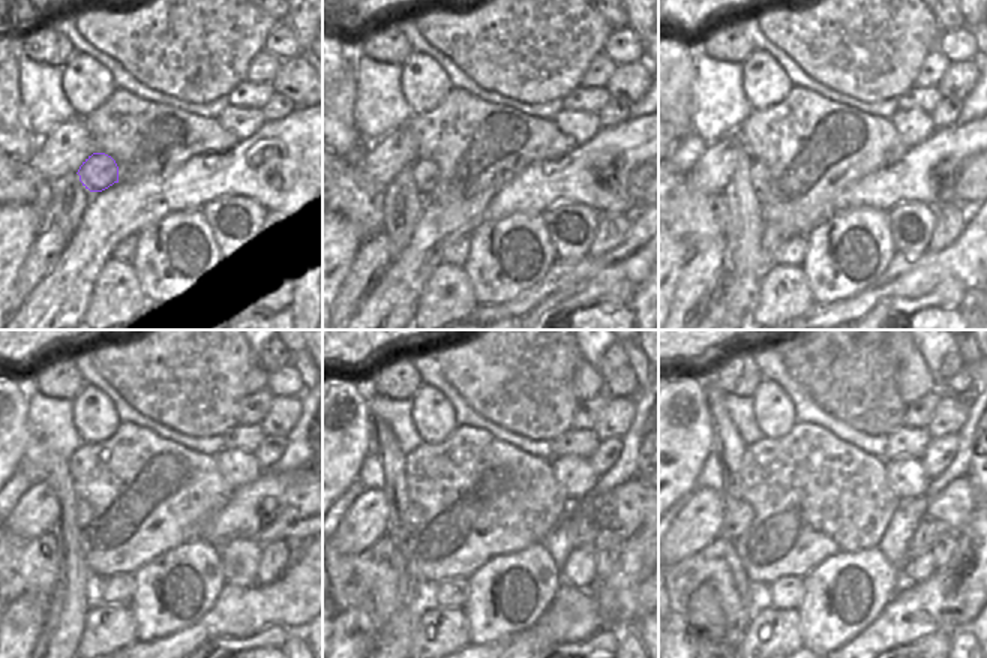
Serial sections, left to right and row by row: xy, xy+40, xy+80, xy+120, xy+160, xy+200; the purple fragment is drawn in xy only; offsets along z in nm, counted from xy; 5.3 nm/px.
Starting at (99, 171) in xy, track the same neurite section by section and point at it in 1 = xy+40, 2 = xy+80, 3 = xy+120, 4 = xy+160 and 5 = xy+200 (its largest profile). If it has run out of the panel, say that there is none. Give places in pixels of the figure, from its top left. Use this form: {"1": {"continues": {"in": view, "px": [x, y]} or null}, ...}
{"1": {"continues": {"in": "xy+40", "px": [426, 176]}}, "2": {"continues": {"in": "xy+80", "px": [759, 174]}}, "3": {"continues": {"in": "xy+120", "px": [83, 511]}}, "4": {"continues": {"in": "xy+160", "px": [414, 514]}}, "5": {"continues": {"in": "xy+200", "px": [738, 517]}}}

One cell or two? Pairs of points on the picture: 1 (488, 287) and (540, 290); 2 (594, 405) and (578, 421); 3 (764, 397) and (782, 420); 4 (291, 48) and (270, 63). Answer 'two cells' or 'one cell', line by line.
1: two cells
2: one cell
3: one cell
4: two cells

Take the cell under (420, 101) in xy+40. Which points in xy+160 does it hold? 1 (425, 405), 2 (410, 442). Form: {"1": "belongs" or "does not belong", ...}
{"1": "belongs", "2": "does not belong"}

